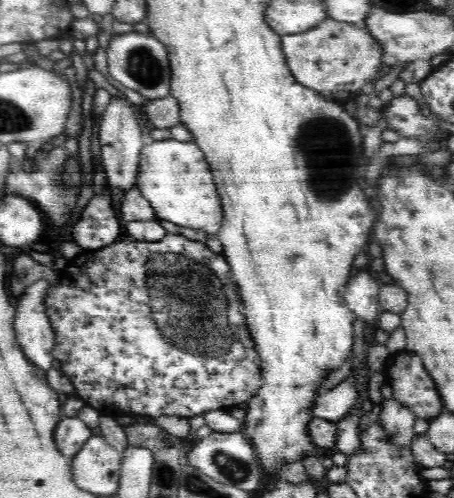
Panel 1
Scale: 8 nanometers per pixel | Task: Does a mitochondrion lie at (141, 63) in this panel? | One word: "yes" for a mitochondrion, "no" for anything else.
yes

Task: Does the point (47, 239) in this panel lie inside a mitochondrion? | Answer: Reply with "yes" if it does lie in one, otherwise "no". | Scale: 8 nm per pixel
no

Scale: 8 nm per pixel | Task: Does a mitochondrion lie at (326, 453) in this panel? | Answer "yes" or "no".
no

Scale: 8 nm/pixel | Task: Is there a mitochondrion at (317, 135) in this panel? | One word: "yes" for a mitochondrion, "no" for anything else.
yes

